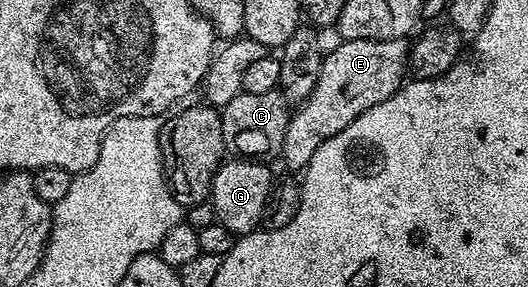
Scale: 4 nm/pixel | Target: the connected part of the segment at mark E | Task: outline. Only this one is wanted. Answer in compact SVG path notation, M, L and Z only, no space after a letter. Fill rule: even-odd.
M343 40L322 59L319 78L310 97L293 109L286 121L280 160L290 168L305 169L312 154L328 138L340 134L360 114L392 98L408 76L410 44L397 40Z

